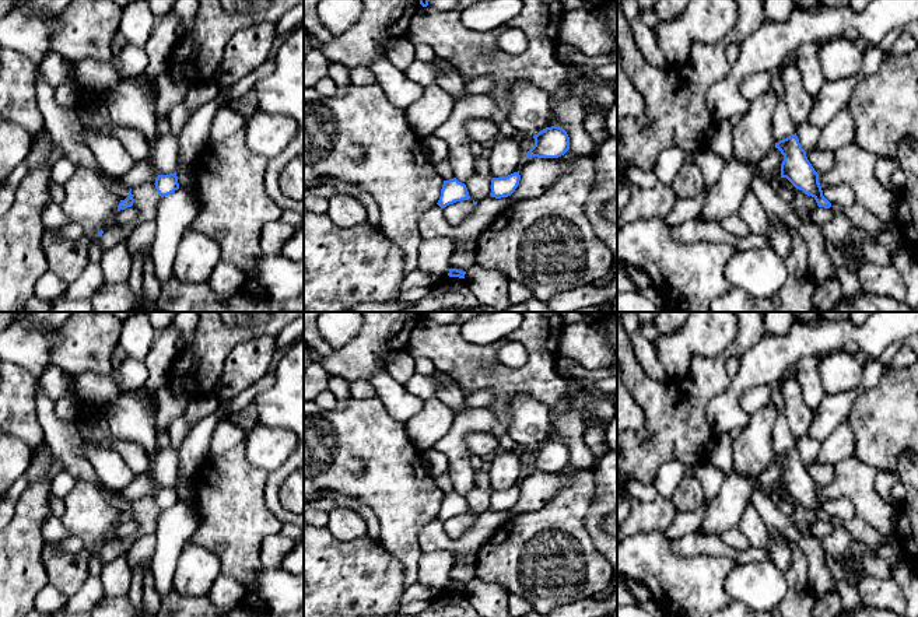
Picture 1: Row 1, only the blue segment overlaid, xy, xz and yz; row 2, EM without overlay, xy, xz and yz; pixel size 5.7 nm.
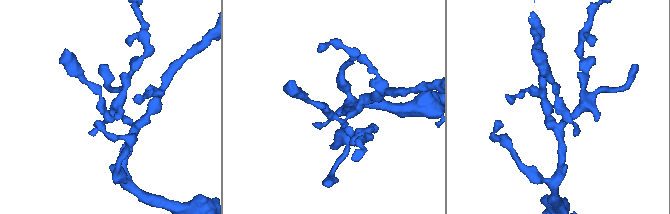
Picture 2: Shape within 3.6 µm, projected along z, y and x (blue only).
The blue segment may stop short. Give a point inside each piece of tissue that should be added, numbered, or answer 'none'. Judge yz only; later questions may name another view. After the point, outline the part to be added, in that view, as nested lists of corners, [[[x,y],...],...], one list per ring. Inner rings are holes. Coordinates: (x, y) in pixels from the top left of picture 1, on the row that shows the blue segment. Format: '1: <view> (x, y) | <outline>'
none

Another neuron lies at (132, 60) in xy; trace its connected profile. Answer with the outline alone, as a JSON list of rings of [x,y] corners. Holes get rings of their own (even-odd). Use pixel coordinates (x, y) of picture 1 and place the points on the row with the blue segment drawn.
[[[125,42],[119,53],[112,57],[111,64],[115,67],[119,78],[130,80],[143,74],[148,64],[148,53],[144,46]]]

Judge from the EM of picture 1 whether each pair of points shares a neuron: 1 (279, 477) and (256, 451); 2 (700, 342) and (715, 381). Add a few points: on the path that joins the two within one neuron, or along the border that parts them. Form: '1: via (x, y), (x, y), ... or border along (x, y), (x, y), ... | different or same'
1: border along (288, 456), (269, 473) | different
2: border along (733, 337), (724, 351), (715, 356), (696, 357) | different

